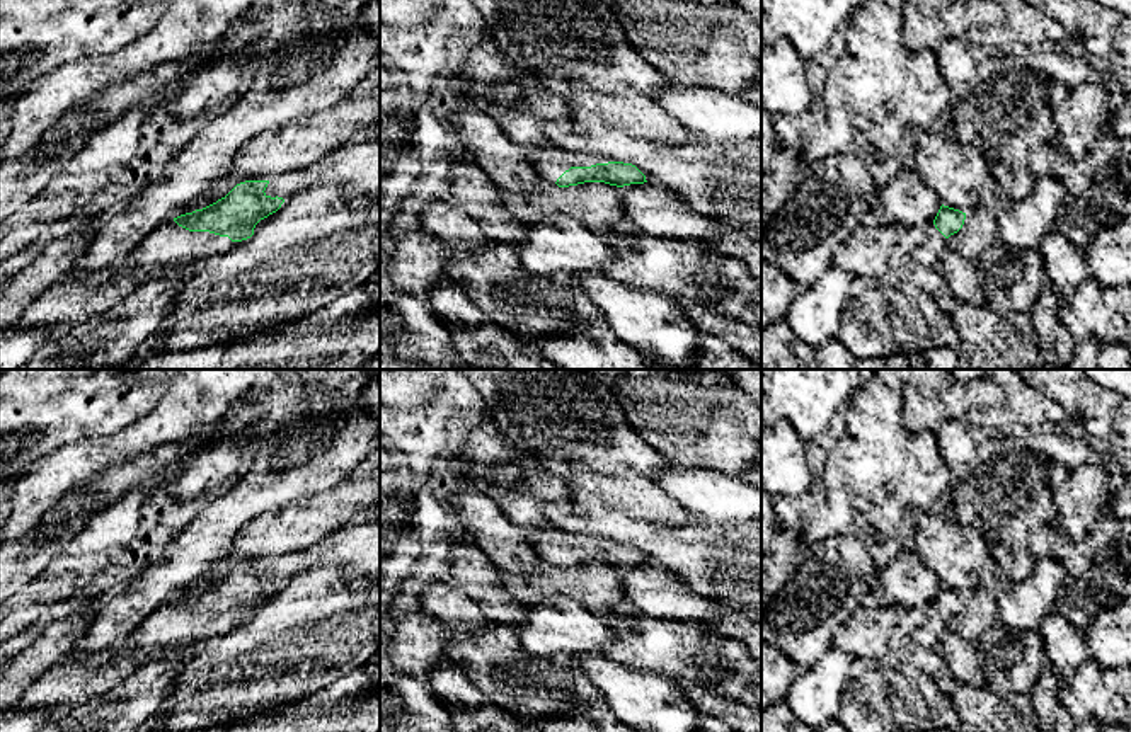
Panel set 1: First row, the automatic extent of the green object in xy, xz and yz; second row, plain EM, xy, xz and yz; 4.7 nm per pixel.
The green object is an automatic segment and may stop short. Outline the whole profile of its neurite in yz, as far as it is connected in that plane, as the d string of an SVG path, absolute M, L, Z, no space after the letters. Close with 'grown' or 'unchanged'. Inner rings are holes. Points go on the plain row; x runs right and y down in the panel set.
M942 586L935 601L925 608L925 621L911 632L913 643L937 650L947 633L947 620L962 609L964 601L966 594Z; grown

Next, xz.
M521 529L521 535L547 565L557 565L559 569L584 563L605 563L623 569L647 563L646 557L635 546L610 543L605 538L593 538L560 529Z; grown

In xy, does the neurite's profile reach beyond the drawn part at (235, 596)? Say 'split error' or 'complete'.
split error

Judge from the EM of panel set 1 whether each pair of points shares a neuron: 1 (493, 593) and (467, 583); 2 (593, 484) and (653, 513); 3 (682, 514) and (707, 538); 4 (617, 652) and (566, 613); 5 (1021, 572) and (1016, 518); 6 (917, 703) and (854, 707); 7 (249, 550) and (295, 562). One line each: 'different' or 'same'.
1: same
2: same
3: different
4: different
5: same
6: same
7: different

